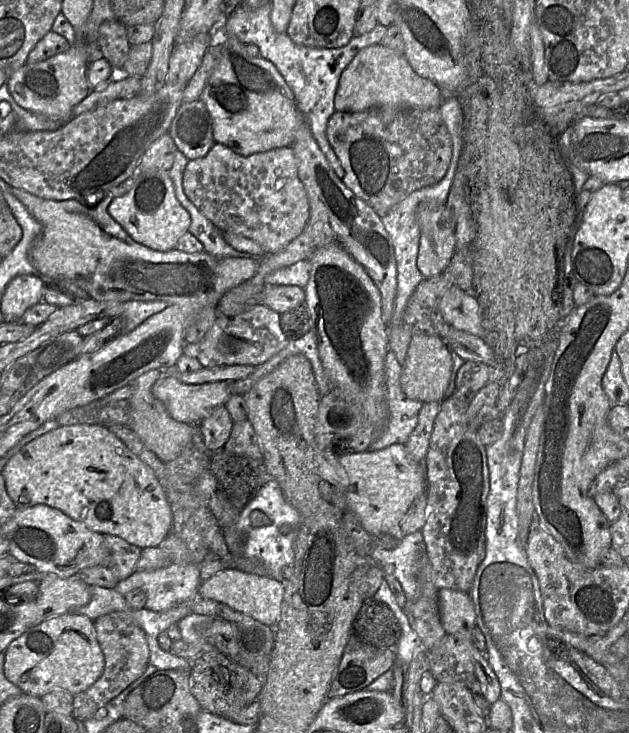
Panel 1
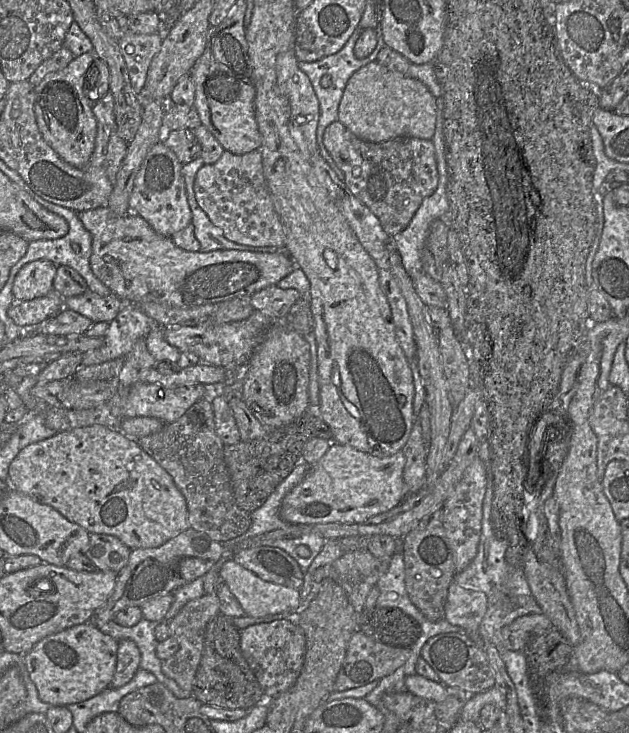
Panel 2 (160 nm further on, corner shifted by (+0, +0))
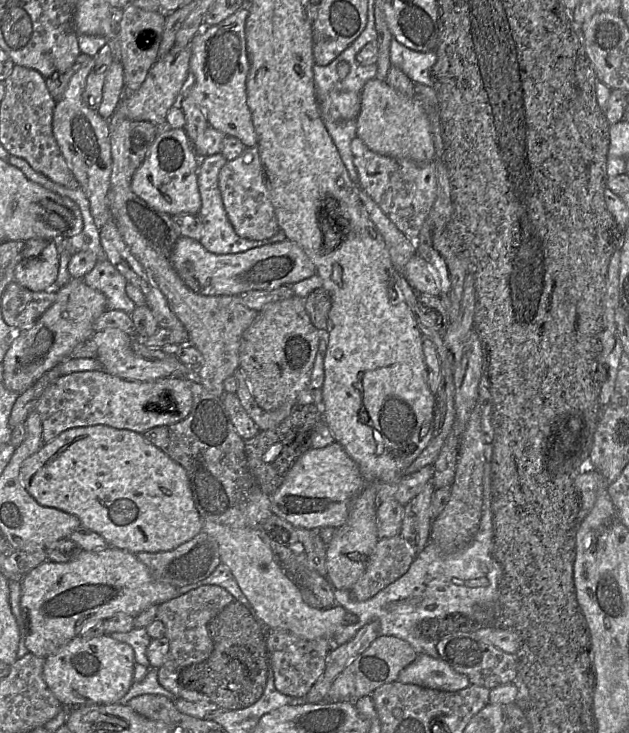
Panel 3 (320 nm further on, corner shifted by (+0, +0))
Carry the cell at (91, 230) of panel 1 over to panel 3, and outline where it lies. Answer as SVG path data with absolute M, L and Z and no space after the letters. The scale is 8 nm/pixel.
M181 236L170 259L182 281L193 292L205 296L239 296L251 290L274 290L316 274L316 267L307 254L289 239L240 253L214 254L206 250L200 241Z

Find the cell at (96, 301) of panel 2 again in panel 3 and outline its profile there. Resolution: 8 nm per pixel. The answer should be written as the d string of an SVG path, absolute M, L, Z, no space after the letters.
M108 259L97 261L84 276L84 281L105 295L108 310L121 310L128 314L134 311L136 305L126 293L127 281Z

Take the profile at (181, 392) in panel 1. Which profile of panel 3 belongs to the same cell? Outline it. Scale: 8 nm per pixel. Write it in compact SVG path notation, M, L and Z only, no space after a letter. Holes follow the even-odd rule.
M103 369L101 370L90 370L90 371L82 371L82 372L75 372L71 374L61 375L56 380L54 380L43 392L41 395L39 401L37 402L35 406L35 411L39 414L39 417L42 422L42 440L44 443L48 443L51 440L53 440L55 437L57 437L60 433L72 429L72 428L78 428L78 427L87 427L87 426L95 426L95 425L107 425L113 428L117 429L127 429L131 431L135 431L138 433L143 434L144 432L158 427L158 426L165 426L165 425L171 425L178 423L182 420L184 420L190 413L191 407L192 407L192 392L190 389L190 382L189 381L198 381L198 380L187 380L183 378L159 378L156 380L151 381L129 381L124 380L122 378L119 378L117 376L111 375L107 372L105 372ZM163 394L167 394L170 396L170 400L173 402L172 404L172 411L169 411L169 405L166 399L161 400L161 396Z

